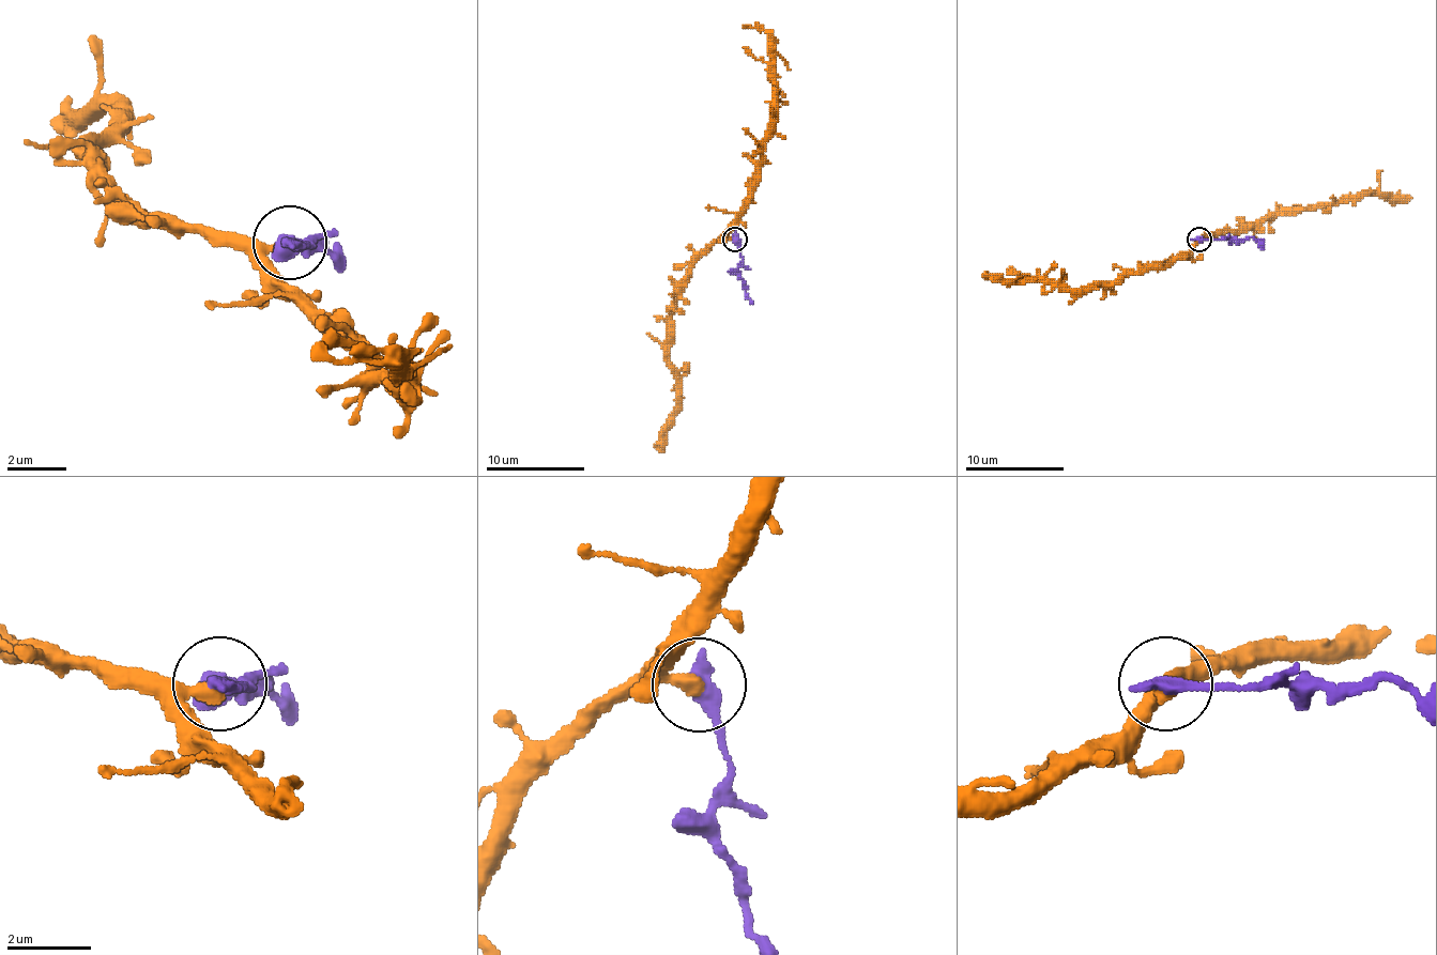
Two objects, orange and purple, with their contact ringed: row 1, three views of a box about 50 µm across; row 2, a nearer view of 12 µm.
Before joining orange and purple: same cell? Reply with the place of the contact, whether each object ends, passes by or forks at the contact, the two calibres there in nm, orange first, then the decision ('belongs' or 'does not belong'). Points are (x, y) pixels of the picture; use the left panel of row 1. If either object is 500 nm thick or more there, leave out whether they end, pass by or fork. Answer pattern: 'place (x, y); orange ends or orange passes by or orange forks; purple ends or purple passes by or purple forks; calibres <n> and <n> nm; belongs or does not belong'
place (290, 243); orange ends; purple ends; calibres 360 and 400 nm; does not belong

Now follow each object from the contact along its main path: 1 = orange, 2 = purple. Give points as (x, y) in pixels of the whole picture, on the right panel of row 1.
1: (1199, 240), (1165, 264), (1076, 289), (1058, 289), (1046, 281), (999, 281), (988, 279), (988, 272)
2: (1199, 240), (1251, 237), (1264, 249)

